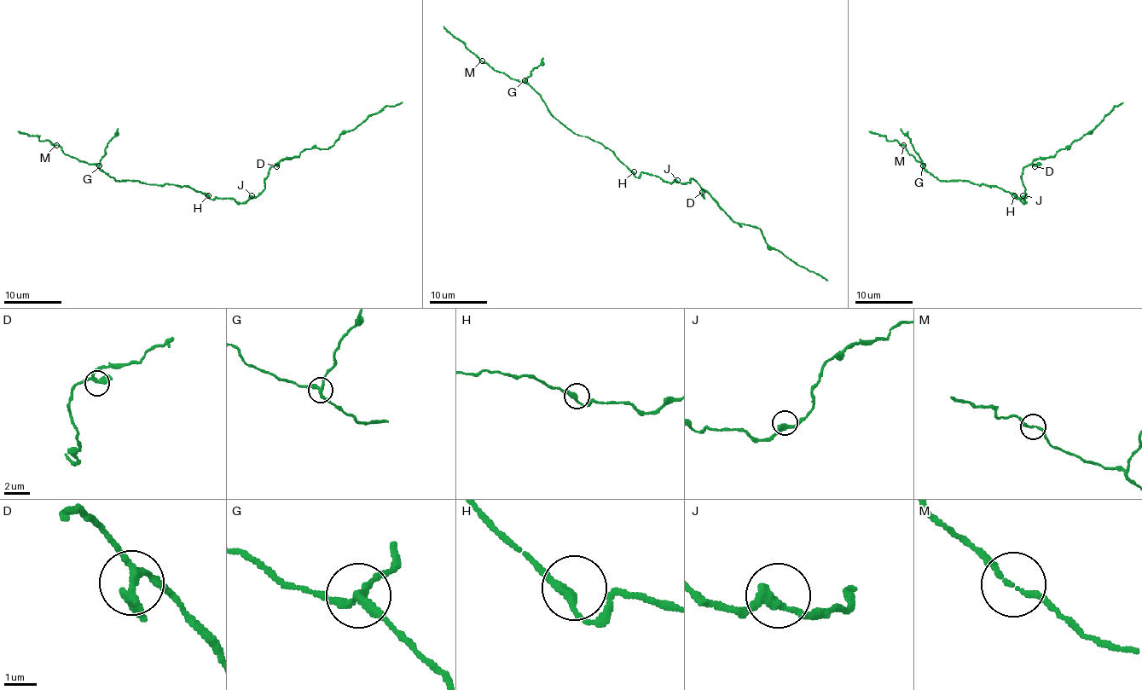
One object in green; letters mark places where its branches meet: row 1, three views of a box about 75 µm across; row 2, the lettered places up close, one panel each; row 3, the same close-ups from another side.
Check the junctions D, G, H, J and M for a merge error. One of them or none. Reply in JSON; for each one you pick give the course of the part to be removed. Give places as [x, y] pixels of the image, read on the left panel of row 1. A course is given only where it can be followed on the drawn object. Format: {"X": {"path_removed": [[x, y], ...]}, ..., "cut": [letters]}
{"G": {"path_removed": [[98, 166], [117, 129]]}, "cut": ["G"]}

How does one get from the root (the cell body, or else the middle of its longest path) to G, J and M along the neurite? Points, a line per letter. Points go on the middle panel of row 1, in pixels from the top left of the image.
G: (640, 174), (637, 177), (599, 142), (573, 134), (560, 124), (544, 101), (524, 80)
J: (640, 174), (658, 176), (670, 182), (677, 180)
M: (640, 174), (637, 177), (599, 142), (573, 134), (560, 124), (544, 101), (525, 81), (513, 80), (482, 61)

